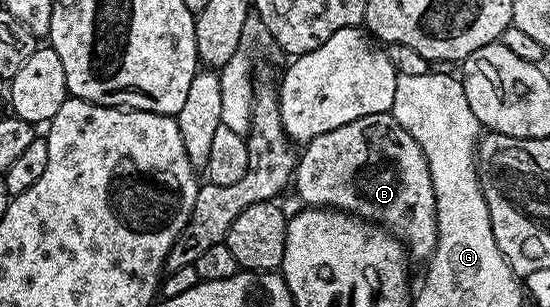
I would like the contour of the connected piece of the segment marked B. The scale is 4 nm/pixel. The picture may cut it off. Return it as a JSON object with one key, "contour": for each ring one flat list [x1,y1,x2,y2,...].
{"contour":[[373,113,350,119,345,125,321,133,302,148,295,165,293,191,300,195,308,207,329,207,357,215,369,223,387,228,407,249,412,260,430,260,435,252,437,237,437,201,425,153,413,137,389,113]]}

